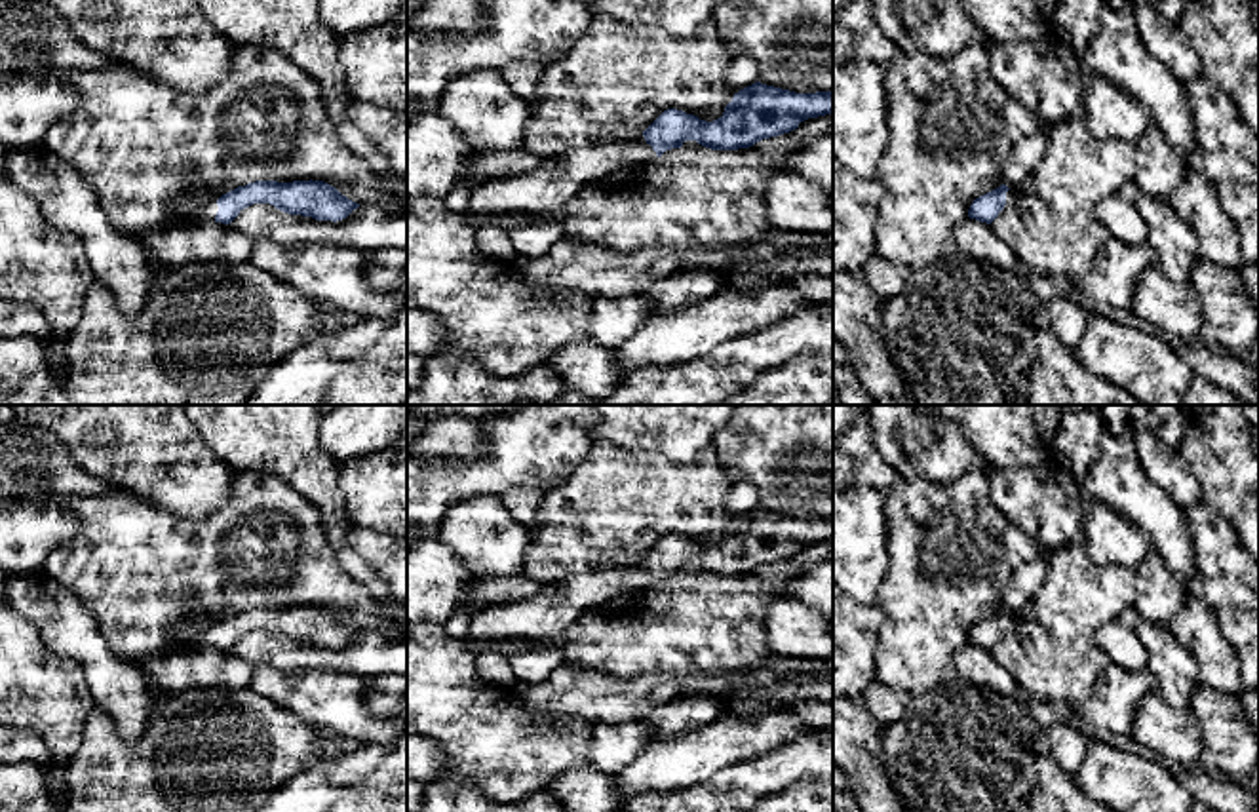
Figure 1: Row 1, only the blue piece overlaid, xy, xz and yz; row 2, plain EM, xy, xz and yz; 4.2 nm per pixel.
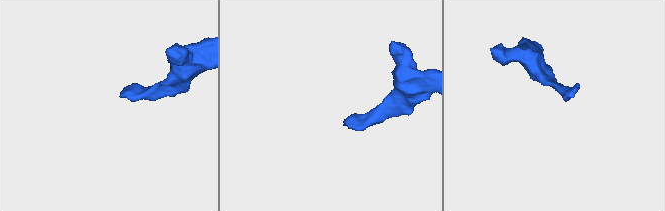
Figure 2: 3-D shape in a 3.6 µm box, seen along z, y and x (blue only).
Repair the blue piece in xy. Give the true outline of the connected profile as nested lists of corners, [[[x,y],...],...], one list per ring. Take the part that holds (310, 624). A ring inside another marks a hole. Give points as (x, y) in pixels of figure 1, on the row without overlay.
[[[255,607],[245,612],[238,612],[219,626],[203,631],[196,639],[196,647],[215,647],[230,650],[242,635],[253,629],[270,629],[276,635],[289,641],[312,643],[316,647],[342,647],[359,629],[342,622],[335,612],[323,607]]]

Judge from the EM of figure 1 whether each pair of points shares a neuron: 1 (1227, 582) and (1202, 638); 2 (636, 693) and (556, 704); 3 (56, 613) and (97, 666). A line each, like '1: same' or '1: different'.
1: different
2: same
3: same

